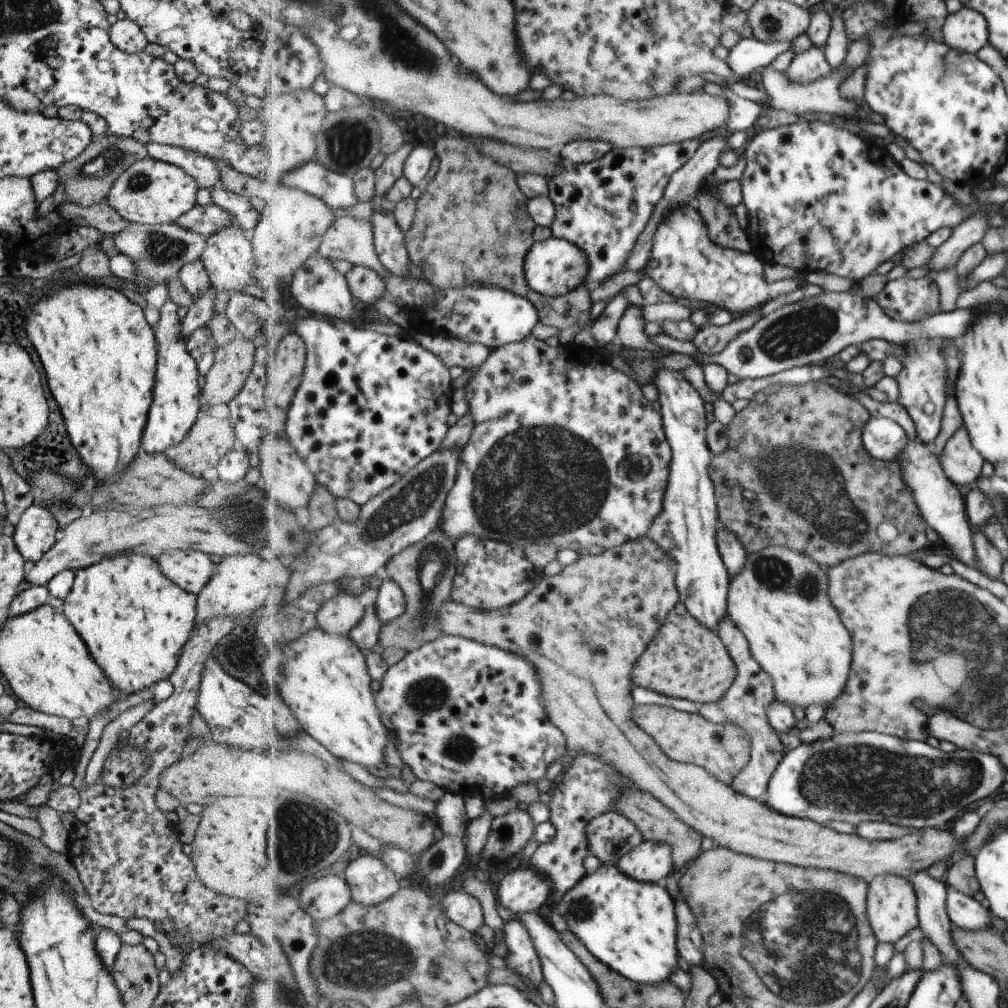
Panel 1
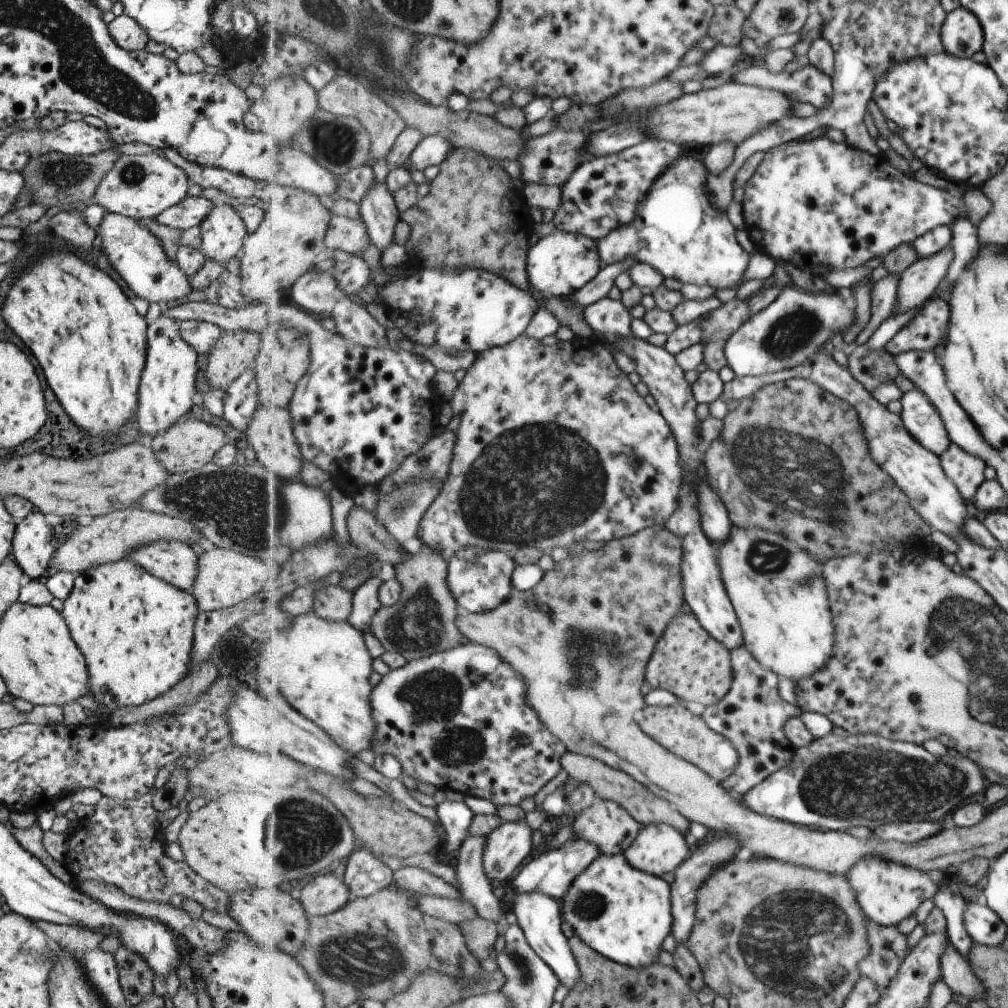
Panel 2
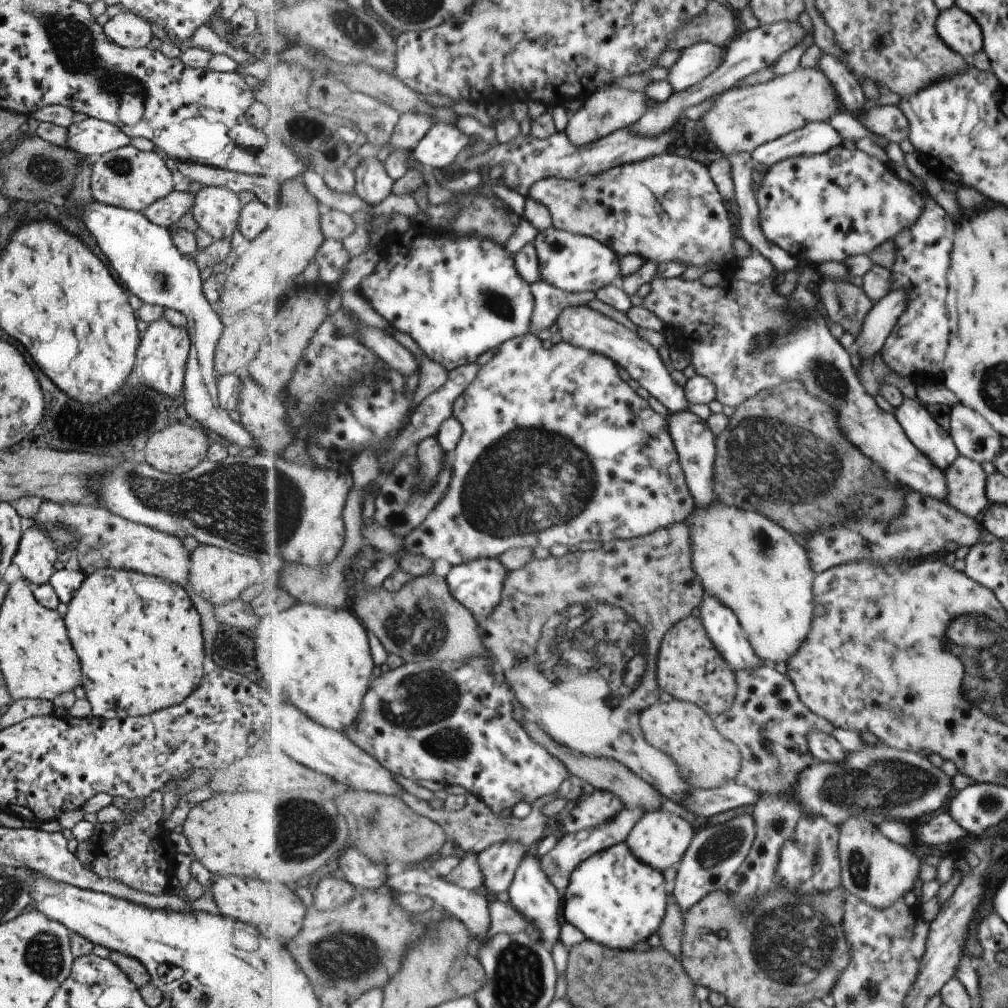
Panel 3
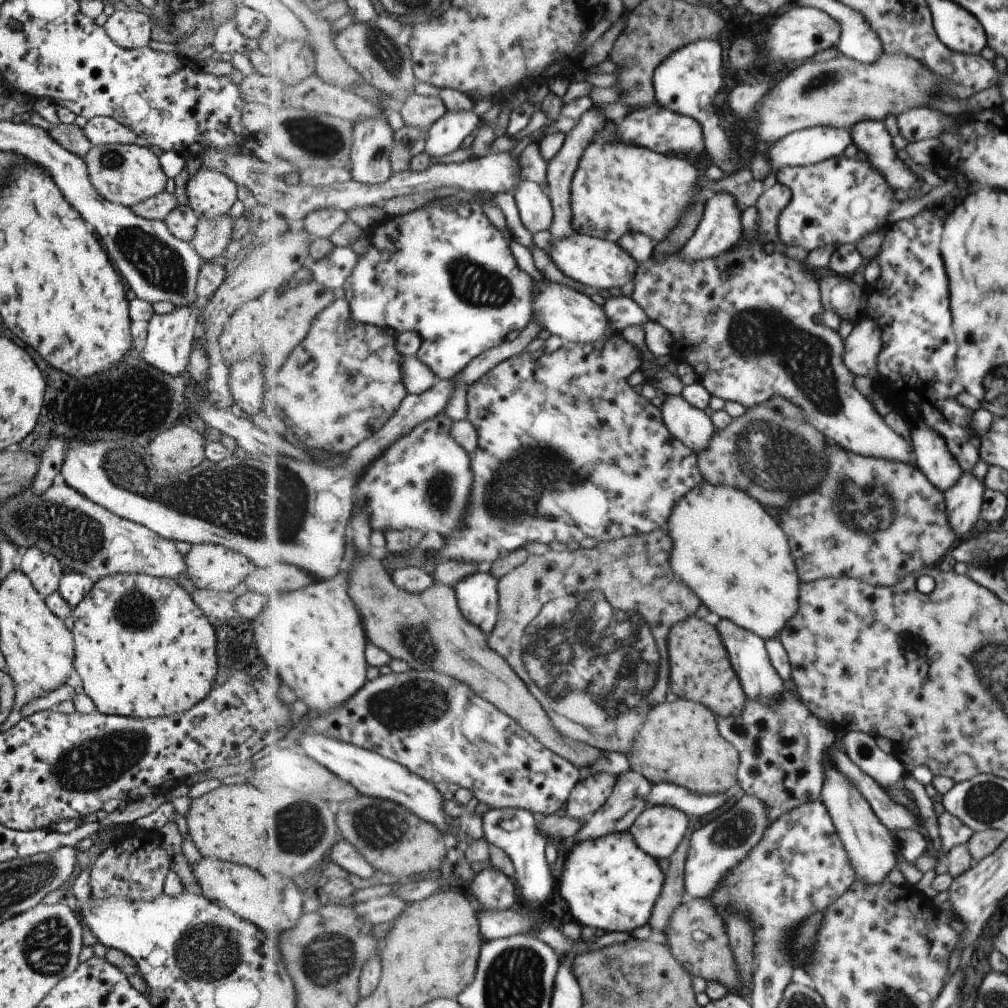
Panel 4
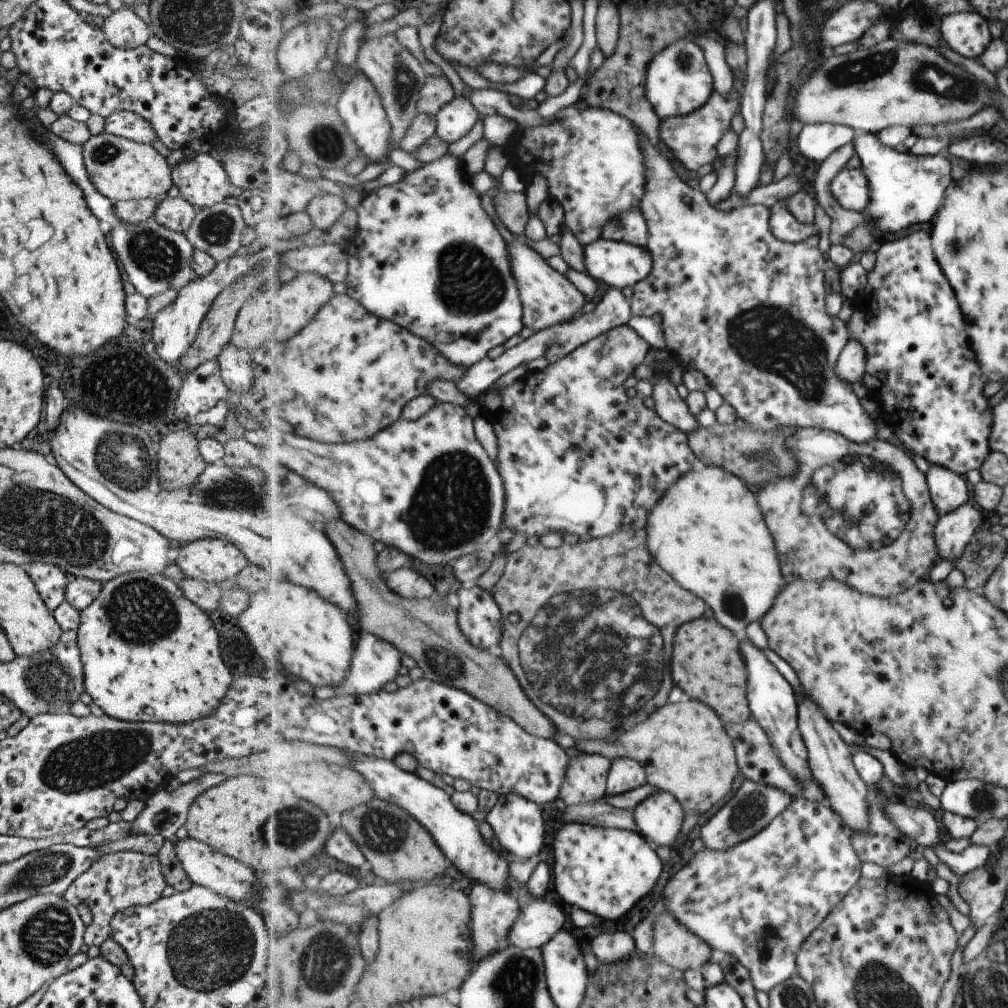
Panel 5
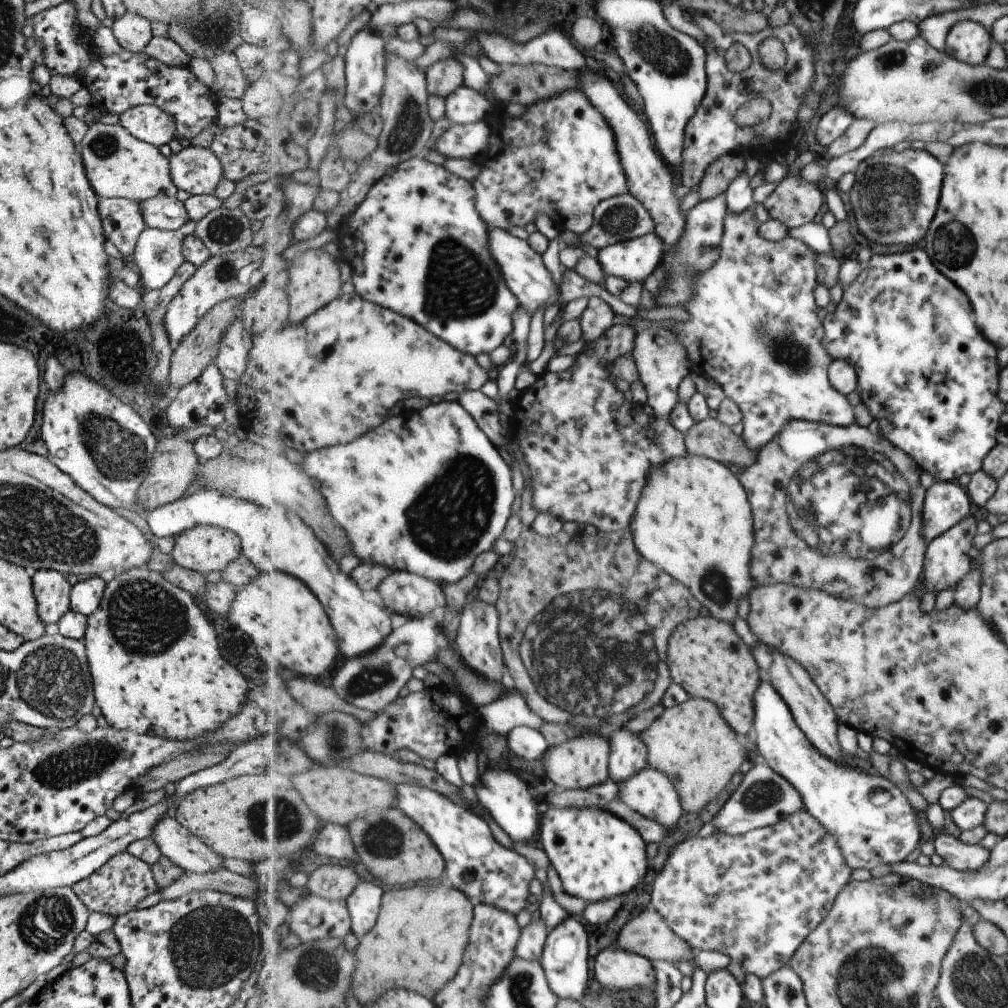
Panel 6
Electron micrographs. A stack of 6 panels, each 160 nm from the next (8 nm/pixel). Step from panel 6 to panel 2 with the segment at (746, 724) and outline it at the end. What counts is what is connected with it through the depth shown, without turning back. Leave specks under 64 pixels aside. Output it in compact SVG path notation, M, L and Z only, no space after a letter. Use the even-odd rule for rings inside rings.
M680 613L670 622L646 670L648 688L665 689L681 701L697 702L705 708L723 701L734 685L732 651L713 638L693 613Z

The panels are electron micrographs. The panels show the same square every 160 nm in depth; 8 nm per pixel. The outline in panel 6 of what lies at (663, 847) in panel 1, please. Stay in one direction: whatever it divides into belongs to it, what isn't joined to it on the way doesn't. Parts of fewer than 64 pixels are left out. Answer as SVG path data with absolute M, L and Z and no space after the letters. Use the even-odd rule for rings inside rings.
M648 764L631 778L617 784L620 786L620 797L633 810L655 819L670 830L677 826L685 811L684 804L666 772Z

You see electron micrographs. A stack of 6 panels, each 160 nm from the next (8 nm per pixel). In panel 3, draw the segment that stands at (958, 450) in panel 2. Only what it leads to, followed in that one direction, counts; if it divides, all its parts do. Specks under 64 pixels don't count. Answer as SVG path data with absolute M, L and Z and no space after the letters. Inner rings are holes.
M959 455L943 473L947 486L946 502L961 514L975 519L987 506L986 492L983 492L983 486L986 486L985 474L980 464Z

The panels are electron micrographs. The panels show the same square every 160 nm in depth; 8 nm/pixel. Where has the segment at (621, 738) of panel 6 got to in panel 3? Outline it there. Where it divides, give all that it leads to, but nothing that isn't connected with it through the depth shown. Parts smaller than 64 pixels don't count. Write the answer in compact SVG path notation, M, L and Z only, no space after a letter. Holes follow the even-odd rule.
M625 806L617 816L614 816L602 825L585 829L578 833L566 833L558 842L558 845L549 854L542 857L544 871L550 876L552 883L560 890L561 895L565 894L572 872L576 869L577 865L585 862L585 860L595 853L607 850L616 844L626 842L633 827L645 813L646 810L643 807L629 808Z

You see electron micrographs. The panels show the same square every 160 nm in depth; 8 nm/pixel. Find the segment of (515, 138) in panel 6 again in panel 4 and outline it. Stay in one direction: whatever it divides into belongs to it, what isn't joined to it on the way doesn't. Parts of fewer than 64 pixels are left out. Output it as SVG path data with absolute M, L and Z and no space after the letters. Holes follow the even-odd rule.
M610 119L606 122L606 125L597 133L597 136L592 140L592 143L585 149L583 156L579 161L576 173L573 177L572 191L571 191L571 204L572 211L574 214L574 227L577 233L584 235L591 235L592 237L599 237L602 239L611 239L612 241L619 242L620 238L625 233L630 232L642 232L643 234L649 235L652 241L655 243L663 242L670 234L671 231L677 226L678 220L685 214L689 203L692 201L693 195L697 189L704 187L705 179L701 176L701 172L697 171L697 168L687 162L685 158L677 158L674 156L667 156L650 148L643 148L642 146L636 145L635 143L625 142L620 137L620 125L617 125Z

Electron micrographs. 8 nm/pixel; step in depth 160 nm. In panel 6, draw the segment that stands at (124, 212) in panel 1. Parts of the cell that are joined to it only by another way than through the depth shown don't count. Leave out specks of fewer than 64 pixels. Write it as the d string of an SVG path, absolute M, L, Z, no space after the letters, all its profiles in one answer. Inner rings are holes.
M90 122L80 140L82 165L87 182L100 198L122 198L138 203L149 197L175 197L176 186L168 173L168 158L157 147L132 137L119 123Z

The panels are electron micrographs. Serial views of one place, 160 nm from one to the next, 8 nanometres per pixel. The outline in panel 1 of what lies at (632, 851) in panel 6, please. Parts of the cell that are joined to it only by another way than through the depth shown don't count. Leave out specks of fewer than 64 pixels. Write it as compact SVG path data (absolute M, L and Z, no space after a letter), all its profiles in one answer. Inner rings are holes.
M601 864L596 871L591 874L586 874L579 881L579 884L569 892L557 897L554 900L554 906L557 913L566 921L569 930L573 931L601 962L607 963L613 970L619 974L630 978L638 983L657 984L670 978L674 970L679 964L680 952L678 951L678 915L676 914L676 902L673 902L671 894L667 892L667 888L663 888L663 883L648 883L639 881L626 875L618 865L603 865Z

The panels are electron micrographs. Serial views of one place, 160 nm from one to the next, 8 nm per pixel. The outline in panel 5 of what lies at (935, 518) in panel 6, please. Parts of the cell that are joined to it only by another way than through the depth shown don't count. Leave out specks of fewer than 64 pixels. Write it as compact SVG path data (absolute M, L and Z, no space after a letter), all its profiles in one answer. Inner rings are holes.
M931 465L931 470L926 474L926 477L930 483L931 498L933 499L934 506L937 508L939 518L942 518L947 513L951 513L971 498L969 483L964 476L955 474L954 471Z

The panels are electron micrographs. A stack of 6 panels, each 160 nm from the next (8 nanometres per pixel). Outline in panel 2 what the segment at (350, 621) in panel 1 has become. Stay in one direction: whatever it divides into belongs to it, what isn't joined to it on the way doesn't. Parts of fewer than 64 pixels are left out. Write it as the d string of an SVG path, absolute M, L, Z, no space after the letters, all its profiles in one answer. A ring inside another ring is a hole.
M325 585L316 590L314 610L330 621L347 621L354 607L354 593L339 585Z

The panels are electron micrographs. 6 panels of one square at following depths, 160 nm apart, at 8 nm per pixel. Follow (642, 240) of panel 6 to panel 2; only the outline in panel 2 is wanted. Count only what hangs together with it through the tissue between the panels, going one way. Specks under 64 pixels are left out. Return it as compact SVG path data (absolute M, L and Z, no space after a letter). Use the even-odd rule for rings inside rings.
M557 230L532 246L528 254L528 274L532 287L546 300L569 298L598 277L601 260L597 241L586 235Z

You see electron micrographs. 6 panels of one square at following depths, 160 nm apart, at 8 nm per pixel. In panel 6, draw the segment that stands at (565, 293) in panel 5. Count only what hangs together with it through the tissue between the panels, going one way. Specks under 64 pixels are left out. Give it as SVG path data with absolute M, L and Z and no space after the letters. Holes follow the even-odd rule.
M495 227L490 229L489 244L489 250L498 262L506 283L514 291L520 305L524 306L531 314L537 310L538 306L546 306L547 308L558 298L561 300L561 285L557 288L551 272L543 264L543 258L531 248L528 241L513 236L508 229Z

